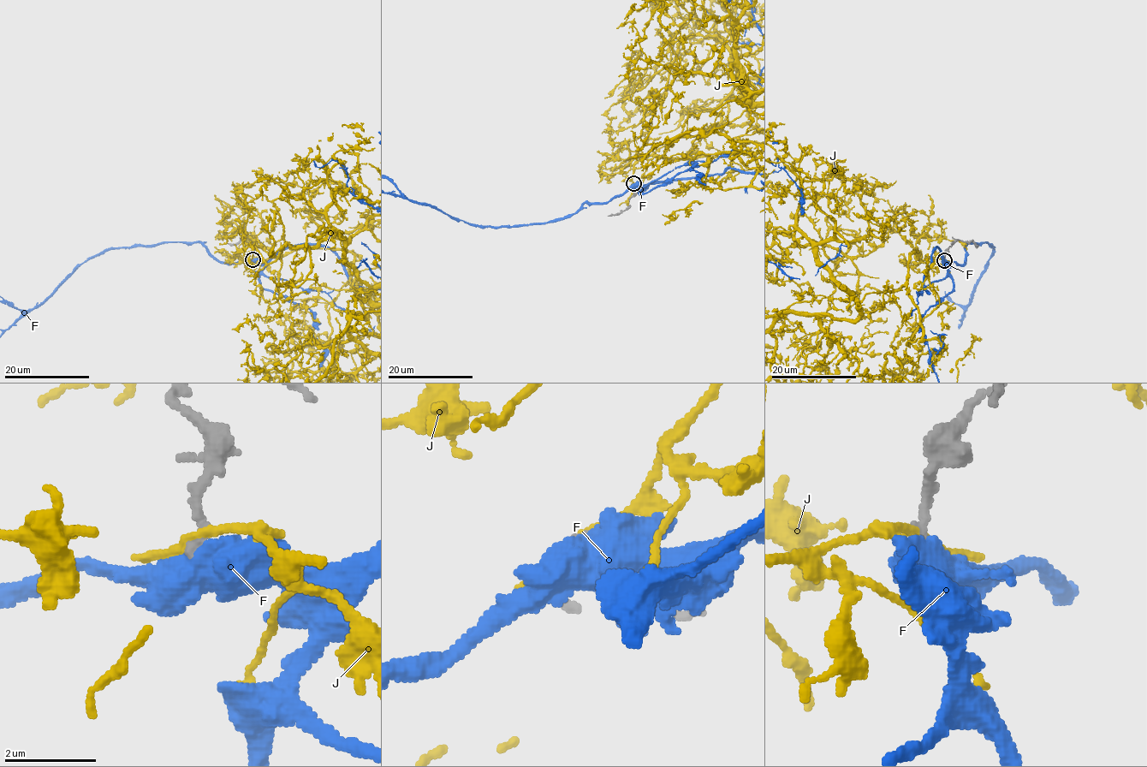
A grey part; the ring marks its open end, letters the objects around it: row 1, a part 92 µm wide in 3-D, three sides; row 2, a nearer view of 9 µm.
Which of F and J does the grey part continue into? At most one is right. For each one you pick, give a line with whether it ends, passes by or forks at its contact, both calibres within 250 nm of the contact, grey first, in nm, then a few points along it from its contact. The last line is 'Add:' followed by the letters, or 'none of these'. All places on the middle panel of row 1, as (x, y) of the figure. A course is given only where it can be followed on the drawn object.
Add: none of these

